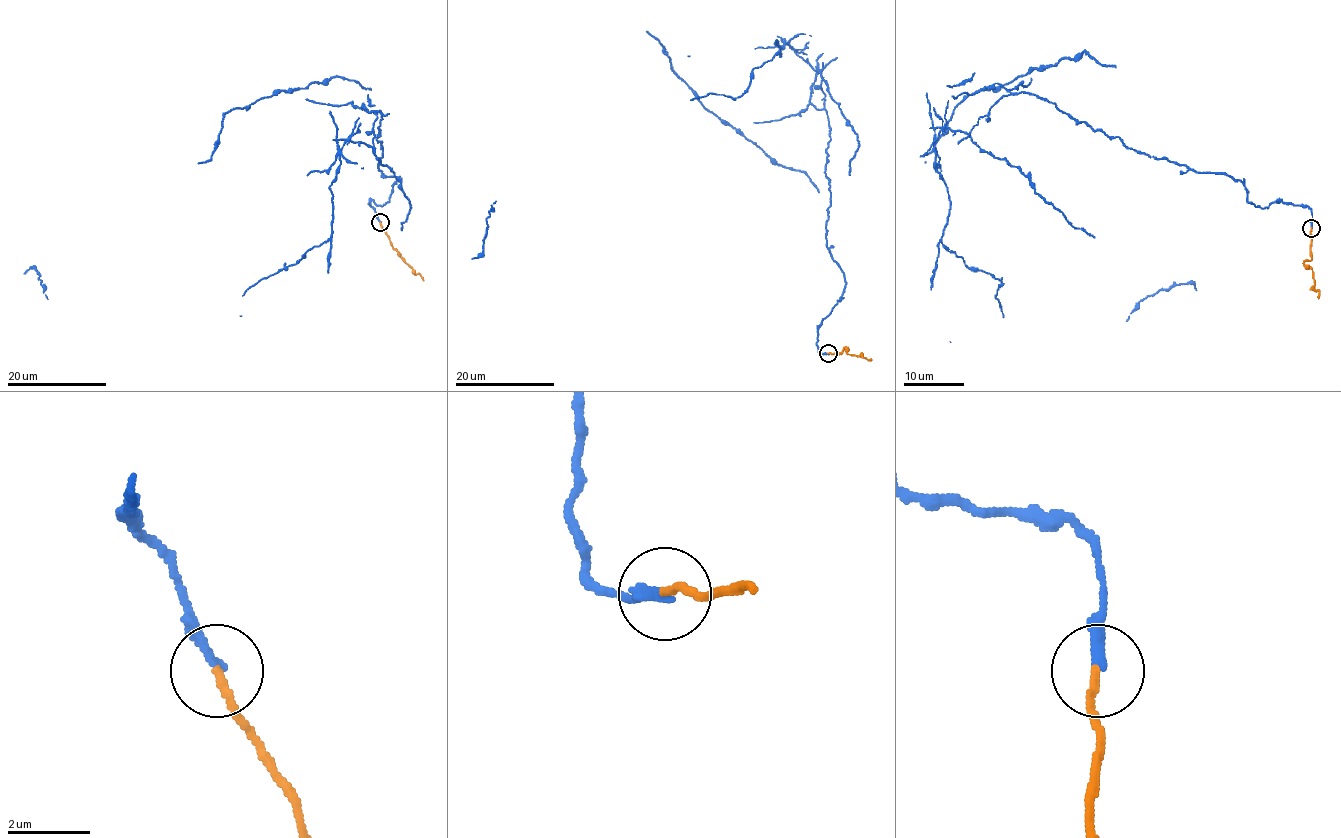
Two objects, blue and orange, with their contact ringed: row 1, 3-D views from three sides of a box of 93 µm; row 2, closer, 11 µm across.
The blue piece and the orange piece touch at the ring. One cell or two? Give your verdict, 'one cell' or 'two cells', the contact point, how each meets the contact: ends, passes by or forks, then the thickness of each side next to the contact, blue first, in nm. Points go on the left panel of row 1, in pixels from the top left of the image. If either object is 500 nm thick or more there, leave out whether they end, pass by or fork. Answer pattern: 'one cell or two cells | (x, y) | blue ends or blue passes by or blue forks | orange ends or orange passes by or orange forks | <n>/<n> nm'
two cells | (380, 222) | blue ends | orange ends | 260/180 nm

